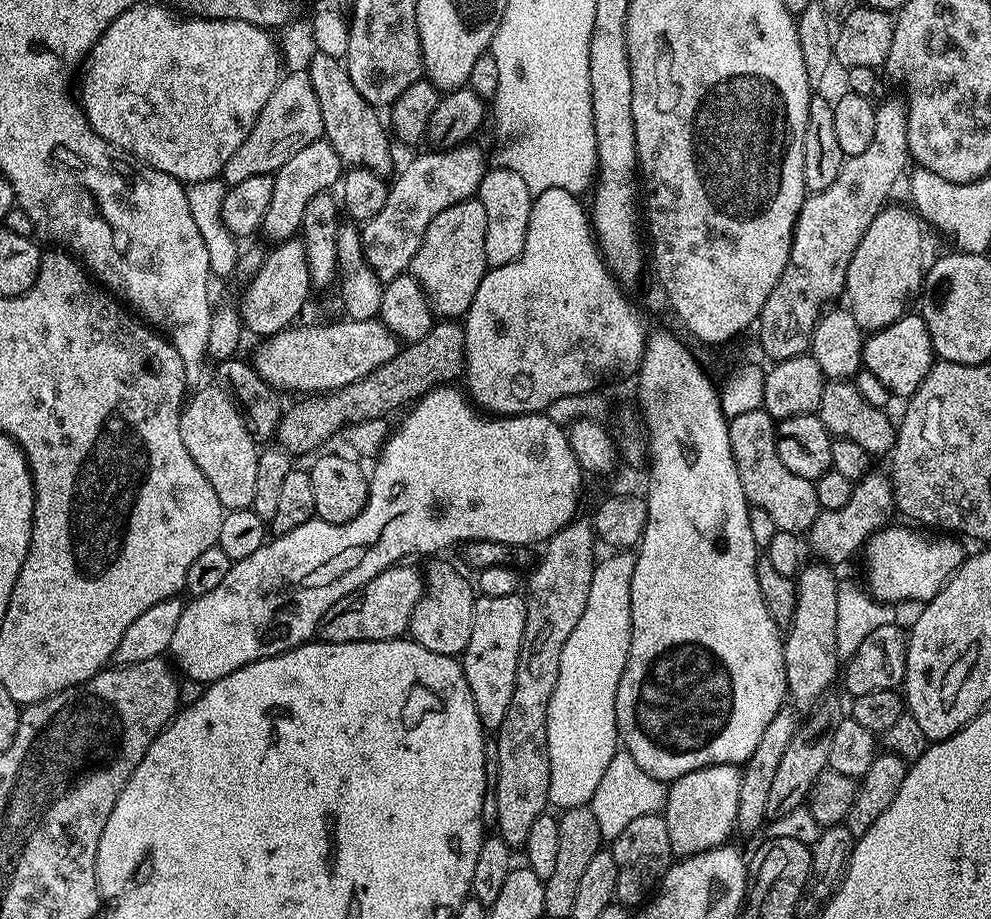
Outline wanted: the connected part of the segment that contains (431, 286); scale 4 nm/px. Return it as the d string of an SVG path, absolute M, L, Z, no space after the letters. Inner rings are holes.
M478 198L463 200L438 214L434 222L426 230L422 238L422 246L412 259L410 275L422 286L432 304L432 311L440 318L460 318L465 315L474 302L474 294L482 282L485 272L489 269L486 262L486 210L482 210L482 202Z

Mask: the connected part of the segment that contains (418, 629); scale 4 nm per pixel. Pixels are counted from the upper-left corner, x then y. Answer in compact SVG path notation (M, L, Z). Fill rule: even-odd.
M432 564L426 568L426 583L422 598L410 614L408 632L418 646L434 650L434 654L459 657L470 642L470 626L474 626L474 606L477 593L474 584L448 564Z

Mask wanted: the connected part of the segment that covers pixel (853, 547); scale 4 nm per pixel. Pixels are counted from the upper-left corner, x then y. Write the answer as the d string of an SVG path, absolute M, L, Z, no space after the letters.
M873 470L861 480L855 481L850 494L850 502L842 506L842 510L821 510L818 518L808 528L806 533L806 548L812 552L817 561L829 566L844 564L852 555L859 553L868 539L878 529L889 523L893 512L894 501L892 499L892 482L887 475L884 476L879 470Z

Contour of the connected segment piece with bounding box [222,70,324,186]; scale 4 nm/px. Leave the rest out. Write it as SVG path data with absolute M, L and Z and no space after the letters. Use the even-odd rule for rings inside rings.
M307 71L281 75L274 86L274 94L266 98L266 106L262 106L262 114L258 114L246 142L230 154L230 162L226 162L222 179L225 185L231 186L246 178L254 178L254 174L275 174L288 159L298 154L298 150L302 150L302 146L310 146L310 142L321 139L323 134L318 94L314 94L314 86L310 86Z

